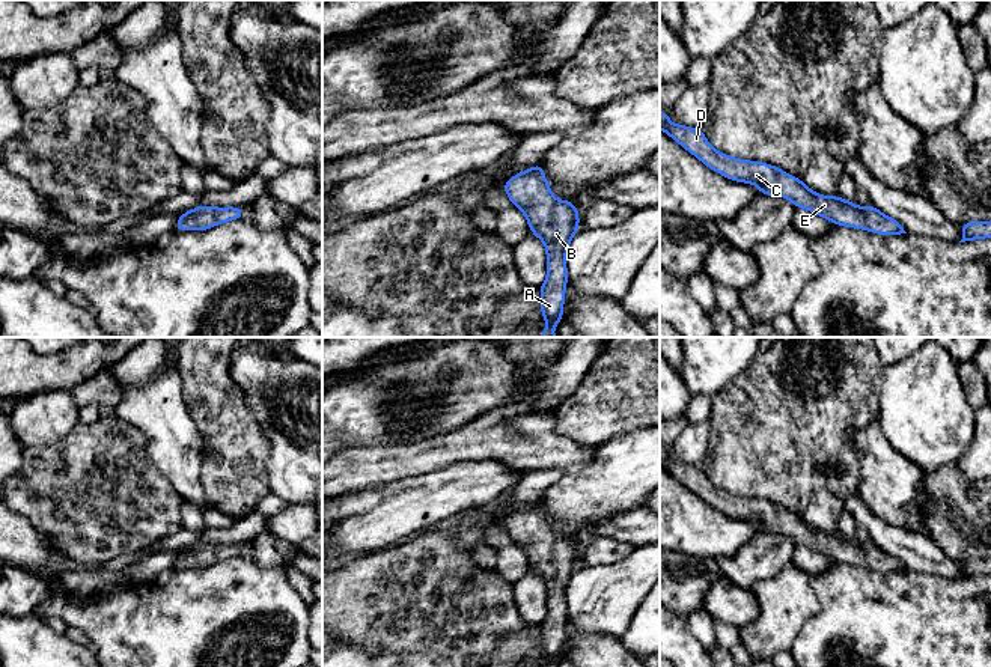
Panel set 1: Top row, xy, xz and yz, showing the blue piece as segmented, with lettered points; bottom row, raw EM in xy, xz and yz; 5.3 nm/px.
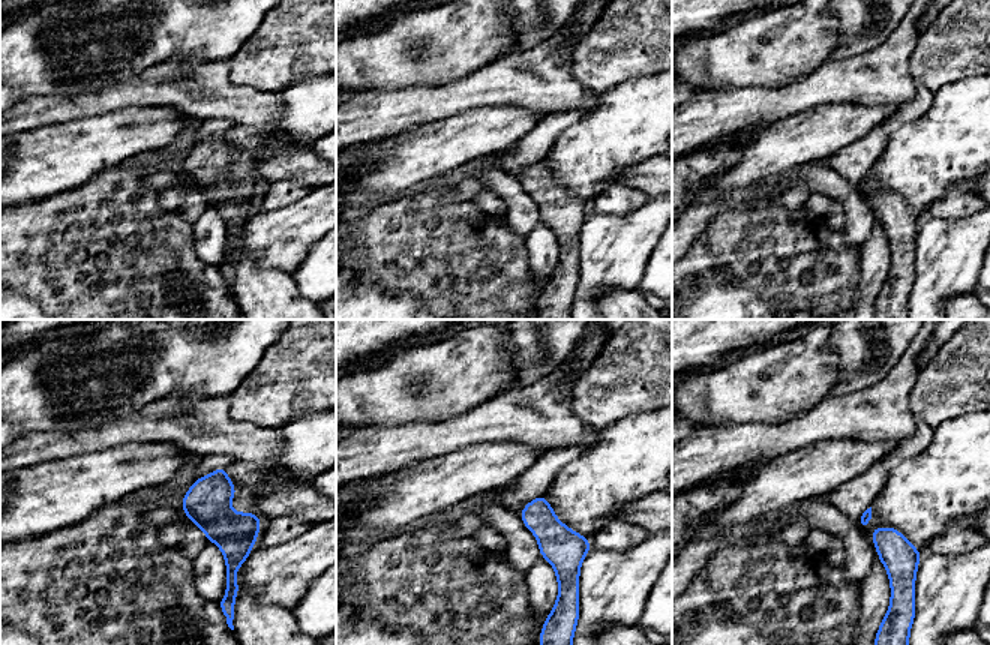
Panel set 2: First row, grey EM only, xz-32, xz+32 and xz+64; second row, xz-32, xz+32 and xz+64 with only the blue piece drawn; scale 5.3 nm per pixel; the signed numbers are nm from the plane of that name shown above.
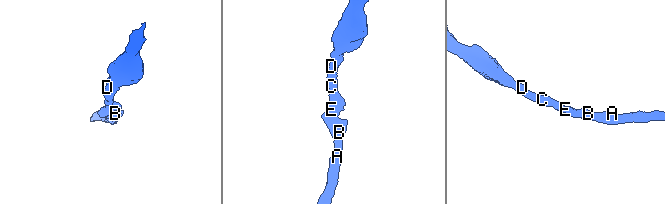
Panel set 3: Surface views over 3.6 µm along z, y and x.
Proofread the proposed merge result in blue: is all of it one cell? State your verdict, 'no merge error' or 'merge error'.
no merge error

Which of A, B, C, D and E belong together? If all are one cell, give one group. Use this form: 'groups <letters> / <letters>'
groups A B C D E

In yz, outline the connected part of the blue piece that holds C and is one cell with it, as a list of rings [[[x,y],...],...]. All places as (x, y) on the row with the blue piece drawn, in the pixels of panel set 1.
[[[660,110],[660,129],[699,158],[706,167],[718,172],[730,181],[756,184],[761,194],[782,196],[795,208],[815,212],[833,224],[866,229],[880,235],[907,233],[899,221],[887,217],[875,206],[860,208],[839,196],[821,196],[782,169],[767,163],[732,158],[715,151],[702,129],[685,125],[672,125],[666,111]]]

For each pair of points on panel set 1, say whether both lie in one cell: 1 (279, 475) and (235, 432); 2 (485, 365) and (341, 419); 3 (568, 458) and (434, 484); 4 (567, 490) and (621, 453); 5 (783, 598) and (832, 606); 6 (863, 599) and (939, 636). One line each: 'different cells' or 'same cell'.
1: different cells
2: same cell
3: different cells
4: same cell
5: different cells
6: same cell

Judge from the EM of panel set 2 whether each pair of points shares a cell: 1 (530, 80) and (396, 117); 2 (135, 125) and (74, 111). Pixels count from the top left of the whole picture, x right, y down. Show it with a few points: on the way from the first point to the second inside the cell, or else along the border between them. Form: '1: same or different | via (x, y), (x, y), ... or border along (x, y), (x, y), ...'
1: same | via (497, 83), (446, 101), (429, 102)
2: different | border along (125, 107), (116, 111), (96, 113), (56, 123)

